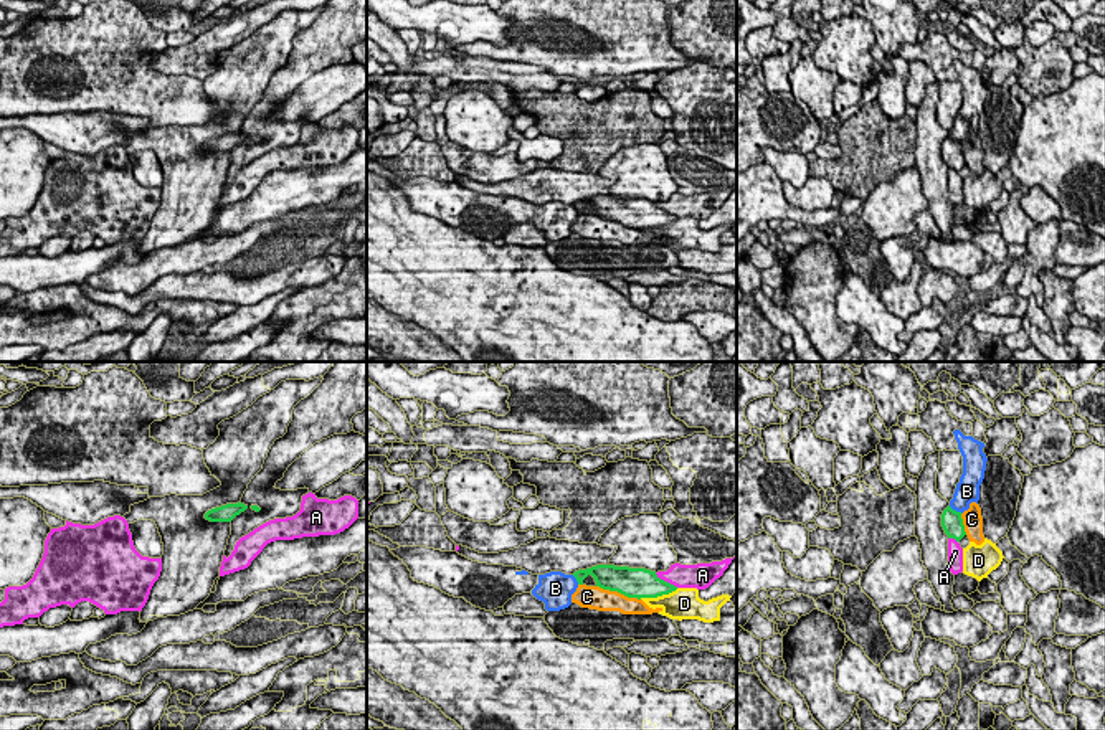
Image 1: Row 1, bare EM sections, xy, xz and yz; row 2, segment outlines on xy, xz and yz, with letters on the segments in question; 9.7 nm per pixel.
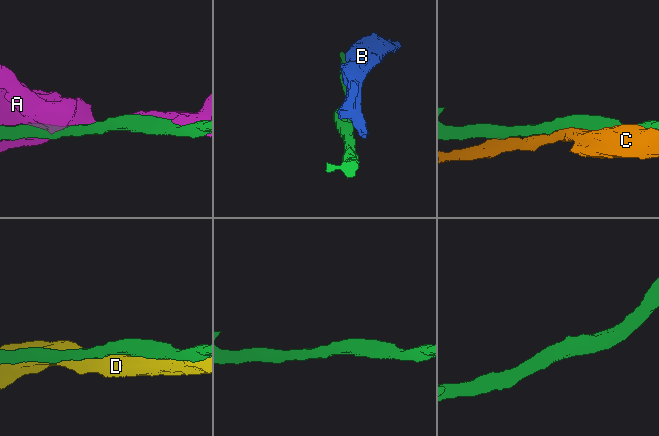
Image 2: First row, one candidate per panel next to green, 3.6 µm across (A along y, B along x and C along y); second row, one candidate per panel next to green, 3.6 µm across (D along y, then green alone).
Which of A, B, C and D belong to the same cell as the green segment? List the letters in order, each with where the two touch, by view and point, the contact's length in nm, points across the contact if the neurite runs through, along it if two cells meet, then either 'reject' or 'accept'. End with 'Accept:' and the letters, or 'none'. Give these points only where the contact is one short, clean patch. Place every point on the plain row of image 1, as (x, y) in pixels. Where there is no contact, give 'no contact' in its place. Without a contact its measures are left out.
A: contact xz (666, 212); length 280 nm; reject
B: contact yz (955, 141); length 160 nm; reject
C: contact xz (618, 222); length 460 nm; reject
D: contact xz (658, 225); length 400 nm; reject
Accept: none

